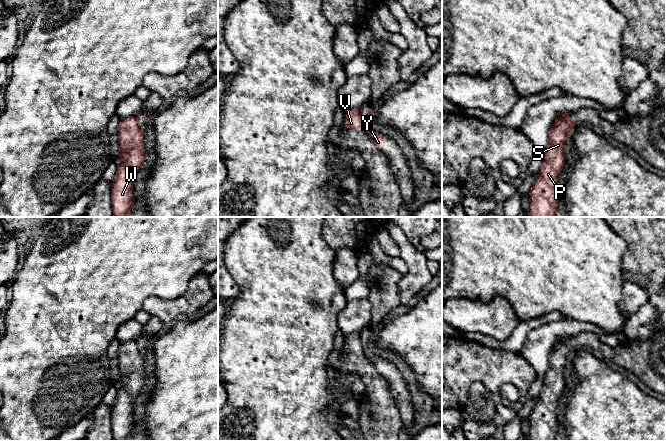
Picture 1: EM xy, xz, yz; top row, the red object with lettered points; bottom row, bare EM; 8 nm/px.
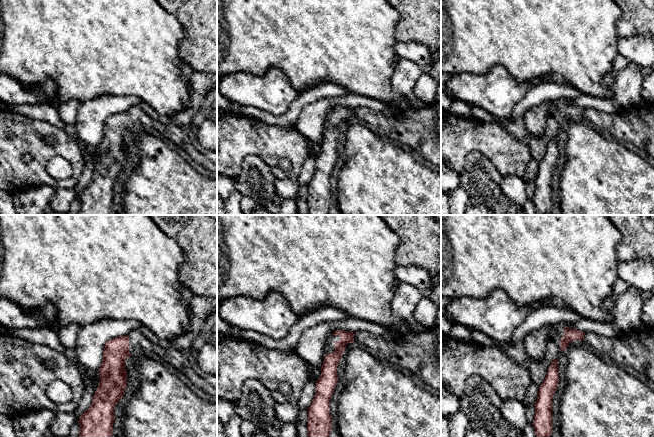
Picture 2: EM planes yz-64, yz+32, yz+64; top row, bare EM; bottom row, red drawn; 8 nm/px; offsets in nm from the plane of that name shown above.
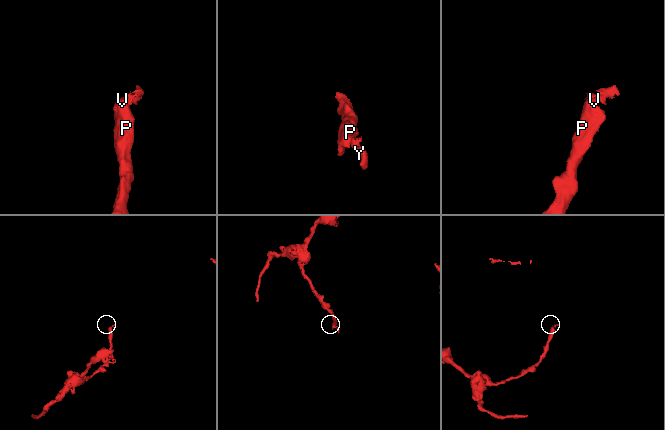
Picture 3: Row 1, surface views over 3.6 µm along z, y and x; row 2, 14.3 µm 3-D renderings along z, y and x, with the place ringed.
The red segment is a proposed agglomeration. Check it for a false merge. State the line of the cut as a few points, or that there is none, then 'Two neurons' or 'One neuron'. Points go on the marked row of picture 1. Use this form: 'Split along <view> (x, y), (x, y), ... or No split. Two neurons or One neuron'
Split along yz (568, 117), (555, 121). Two neurons

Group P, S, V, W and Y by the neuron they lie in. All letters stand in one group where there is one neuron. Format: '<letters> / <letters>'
P S V W / Y

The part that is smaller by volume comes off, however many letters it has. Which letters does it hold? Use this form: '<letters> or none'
Y

